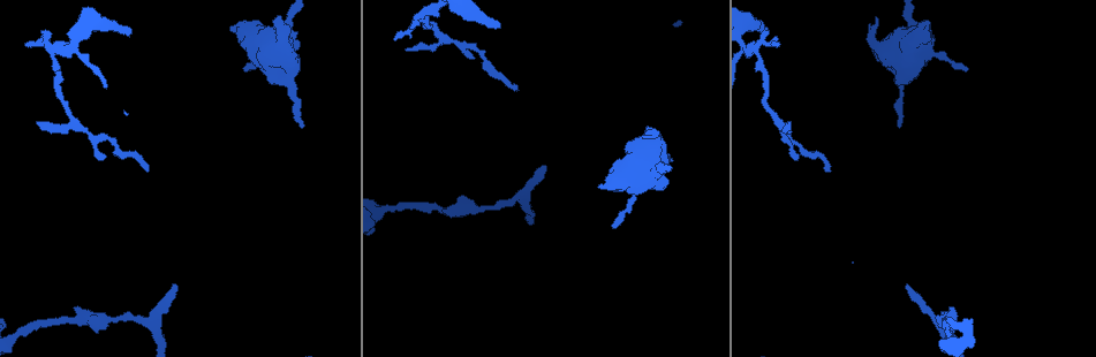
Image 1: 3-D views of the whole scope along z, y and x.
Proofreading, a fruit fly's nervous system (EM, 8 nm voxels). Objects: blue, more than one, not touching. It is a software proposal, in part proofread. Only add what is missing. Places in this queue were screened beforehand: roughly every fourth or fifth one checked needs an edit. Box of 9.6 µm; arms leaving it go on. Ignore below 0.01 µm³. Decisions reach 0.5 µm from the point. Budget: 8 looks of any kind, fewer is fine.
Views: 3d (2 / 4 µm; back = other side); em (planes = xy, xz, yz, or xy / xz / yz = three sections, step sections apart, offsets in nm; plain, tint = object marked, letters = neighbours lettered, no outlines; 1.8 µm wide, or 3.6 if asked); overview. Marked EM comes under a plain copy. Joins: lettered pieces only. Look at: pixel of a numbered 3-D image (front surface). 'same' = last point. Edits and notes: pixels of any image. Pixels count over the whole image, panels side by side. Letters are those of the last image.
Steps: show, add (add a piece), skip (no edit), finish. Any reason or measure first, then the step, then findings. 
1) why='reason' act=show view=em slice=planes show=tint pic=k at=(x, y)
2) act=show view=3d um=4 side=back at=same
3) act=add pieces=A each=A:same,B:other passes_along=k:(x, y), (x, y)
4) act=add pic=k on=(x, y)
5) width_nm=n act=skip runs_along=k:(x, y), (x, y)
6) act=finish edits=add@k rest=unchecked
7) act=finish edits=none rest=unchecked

why='thick turns thin' act=show view=3d um=4 pic=1 at=(424, 13)

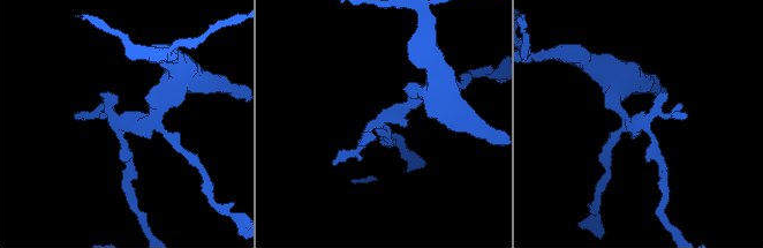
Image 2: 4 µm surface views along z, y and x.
act=show view=em slice=planes show=letters pic=2 at=(642, 123)

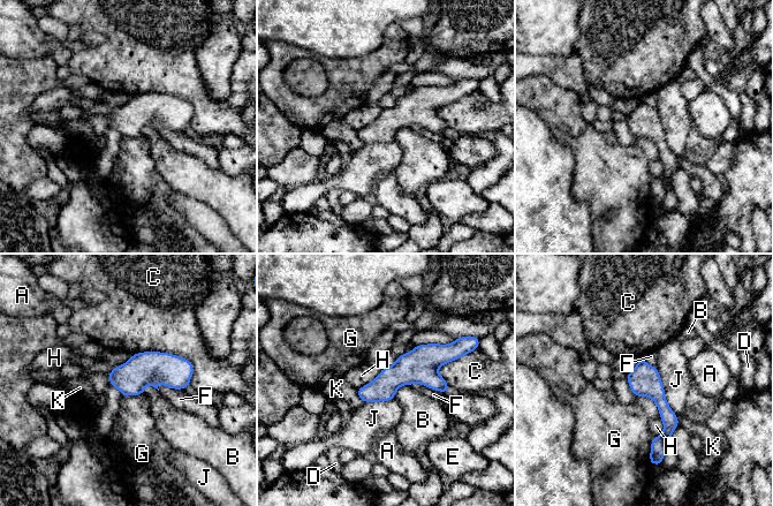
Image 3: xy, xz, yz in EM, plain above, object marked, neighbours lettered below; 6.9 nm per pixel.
longest_contact=C:460nm act=skip each=A:other,B:other,C:other,D:other,E:other,F:other,G:other,H:other,J:other,K:other runs_along=3:(445, 347), (362, 395) found='none of them fits'

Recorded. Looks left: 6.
why='an open end' act=show view=em slice=xy step=4 show=tint pic=1 at=(406, 48)

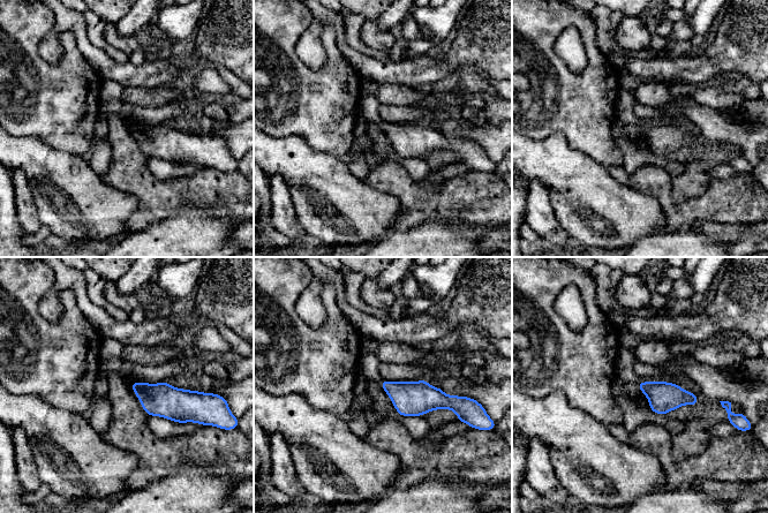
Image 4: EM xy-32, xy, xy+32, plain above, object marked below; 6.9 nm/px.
act=show view=em slice=planes show=tint at=same

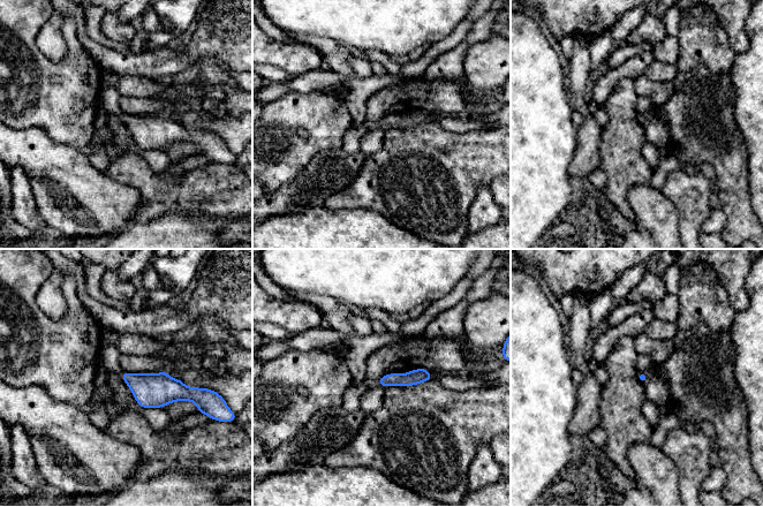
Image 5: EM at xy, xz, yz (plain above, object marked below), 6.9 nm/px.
act=show view=em slice=planes show=letters at=same

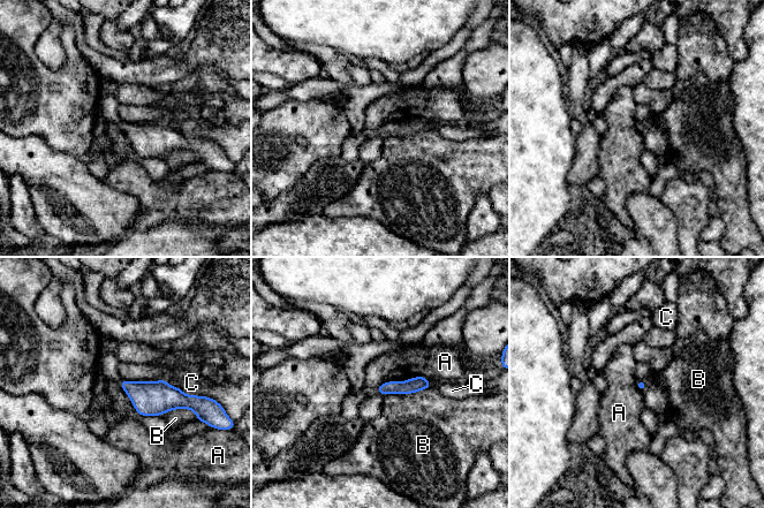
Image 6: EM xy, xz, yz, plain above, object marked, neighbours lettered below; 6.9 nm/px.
act=skip each=A:other,B:other,C:other border=6:(425, 376), (387, 380), (375, 391) found='no lettered piece goes on from it'

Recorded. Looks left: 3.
why='free end' act=show view=em um=3.6 slice=planes show=letters pic=1 at=(129, 36)

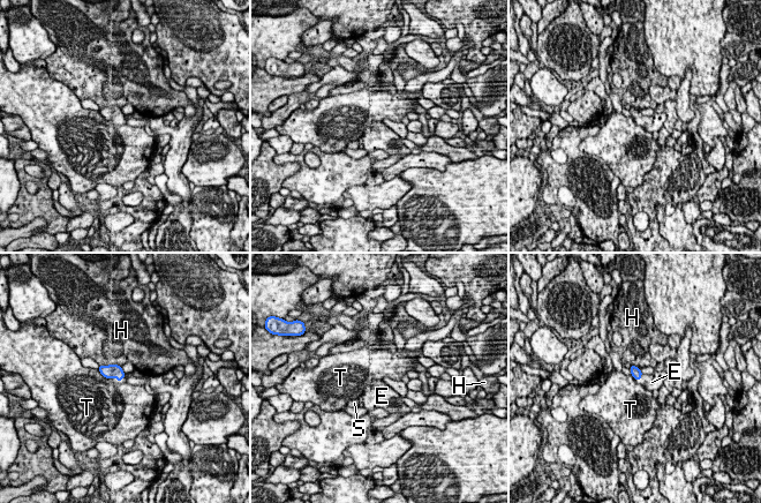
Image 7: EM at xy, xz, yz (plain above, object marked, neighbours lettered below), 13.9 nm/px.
longest_contact=H:300nm act=add pieces=E each=E:same,H:other,S:other,T:other passes_along=7:(635, 372), (641, 375), (652, 382) found='the neuron continues'

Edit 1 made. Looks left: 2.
act=finish edits=add@7 rest=unchecked

